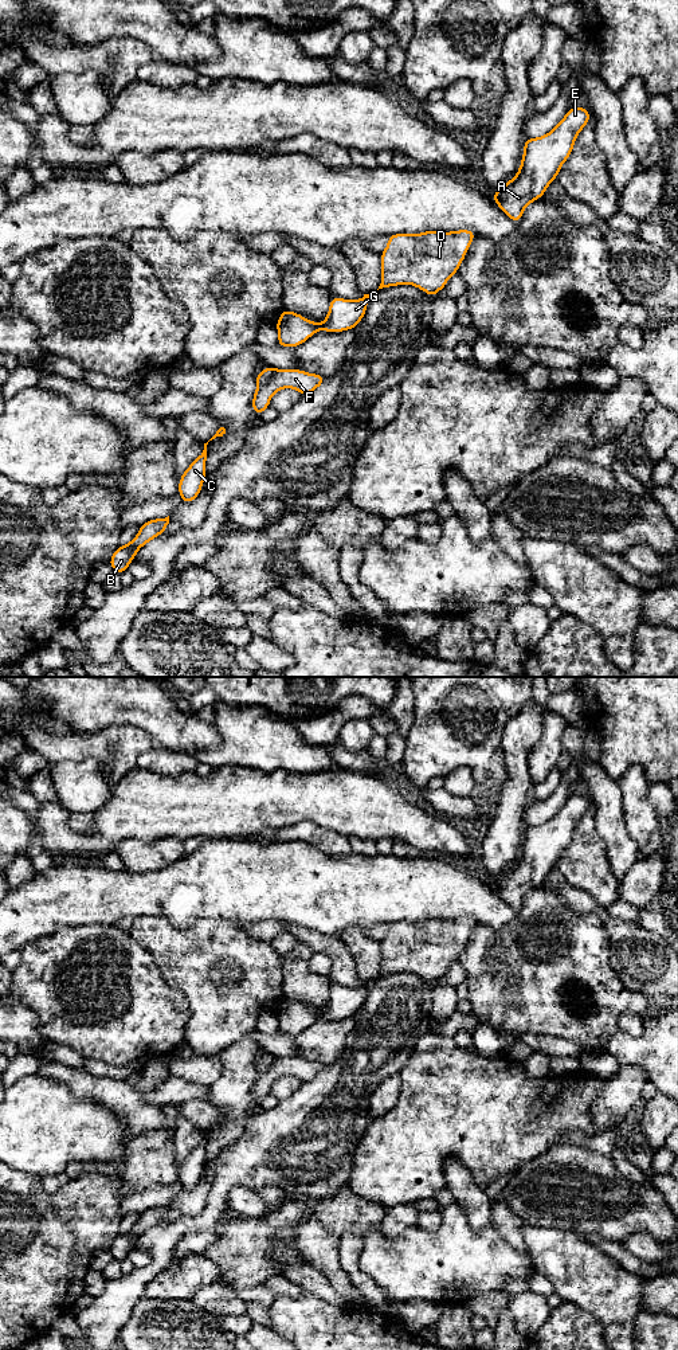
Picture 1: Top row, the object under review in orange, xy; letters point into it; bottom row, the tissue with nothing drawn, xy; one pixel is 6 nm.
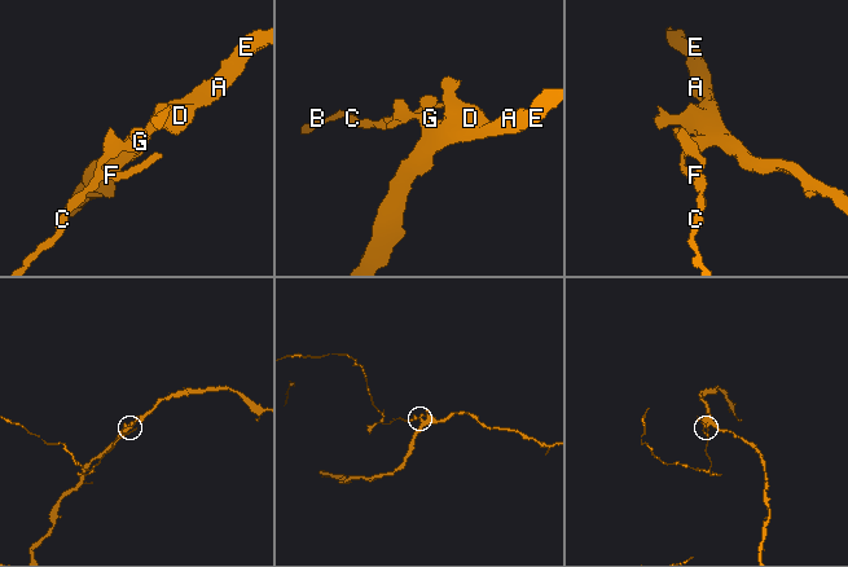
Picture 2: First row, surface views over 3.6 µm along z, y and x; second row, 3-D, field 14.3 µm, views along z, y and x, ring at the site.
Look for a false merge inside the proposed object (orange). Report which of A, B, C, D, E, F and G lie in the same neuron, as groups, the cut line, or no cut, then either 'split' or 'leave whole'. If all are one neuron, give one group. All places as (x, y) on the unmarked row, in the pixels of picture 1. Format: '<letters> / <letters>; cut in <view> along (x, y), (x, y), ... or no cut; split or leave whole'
A D E G / B C F; cut in xy along (277, 1057), (258, 1072); split

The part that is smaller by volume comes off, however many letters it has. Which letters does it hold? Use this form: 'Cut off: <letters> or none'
Cut off: B, C, F

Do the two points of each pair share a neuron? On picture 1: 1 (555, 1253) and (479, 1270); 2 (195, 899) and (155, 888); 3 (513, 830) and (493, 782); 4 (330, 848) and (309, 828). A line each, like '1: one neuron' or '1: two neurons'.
1: two neurons
2: one neuron
3: two neurons
4: one neuron

